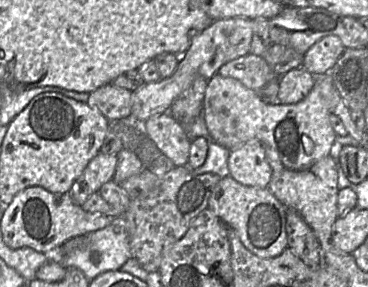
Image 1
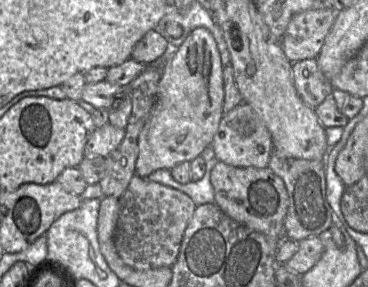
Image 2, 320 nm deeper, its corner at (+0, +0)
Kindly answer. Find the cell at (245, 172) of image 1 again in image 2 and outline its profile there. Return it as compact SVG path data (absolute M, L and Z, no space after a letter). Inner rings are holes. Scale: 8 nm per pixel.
M245 102L223 114L211 145L218 161L235 167L266 168L273 151L272 136L268 128Z

